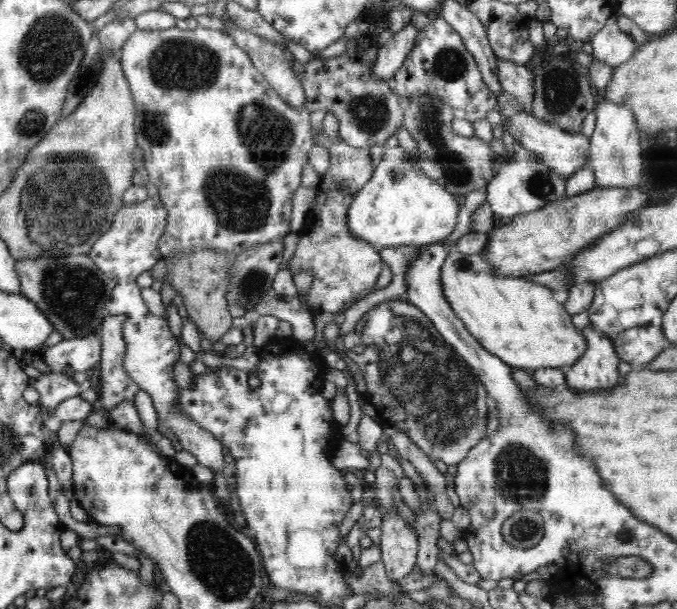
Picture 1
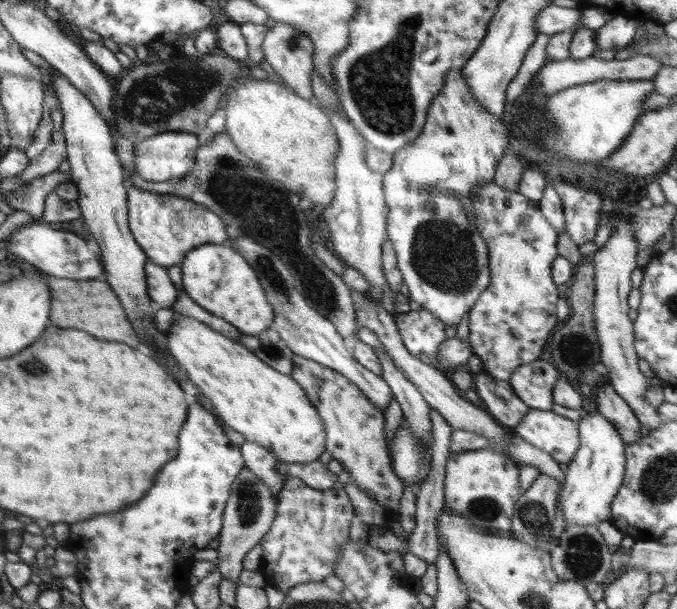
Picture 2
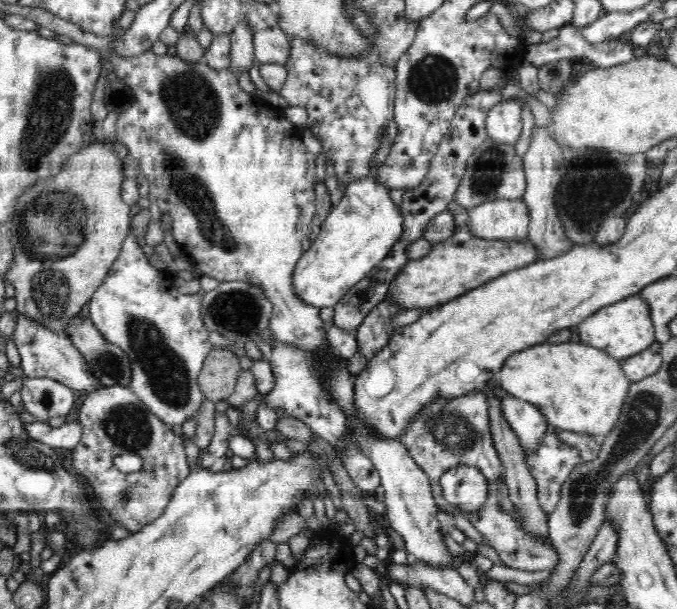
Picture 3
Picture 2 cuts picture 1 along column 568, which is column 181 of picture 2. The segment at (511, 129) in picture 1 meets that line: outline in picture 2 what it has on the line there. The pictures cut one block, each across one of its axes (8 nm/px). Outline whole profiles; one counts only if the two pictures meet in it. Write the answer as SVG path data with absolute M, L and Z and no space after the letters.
M166 131L145 138L143 141L133 144L134 175L154 182L174 183L179 181L194 166L195 154L199 146L197 135L189 131Z

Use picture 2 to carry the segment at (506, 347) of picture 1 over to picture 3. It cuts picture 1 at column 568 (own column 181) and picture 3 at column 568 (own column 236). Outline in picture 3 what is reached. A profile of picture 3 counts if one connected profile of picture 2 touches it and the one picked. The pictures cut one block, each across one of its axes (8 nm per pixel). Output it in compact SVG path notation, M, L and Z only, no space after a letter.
M570 340L560 342L560 344L542 342L542 344L528 346L520 352L514 352L510 358L506 358L498 379L498 385L506 390L506 393L537 406L547 424L556 432L566 430L566 432L576 432L576 434L587 434L595 439L605 438L614 428L630 384L631 380L622 370L619 360L612 358L604 350L584 346L580 342L571 343Z

